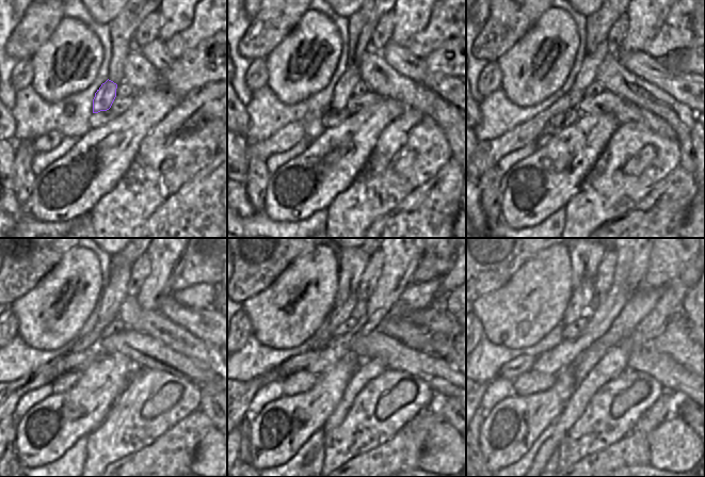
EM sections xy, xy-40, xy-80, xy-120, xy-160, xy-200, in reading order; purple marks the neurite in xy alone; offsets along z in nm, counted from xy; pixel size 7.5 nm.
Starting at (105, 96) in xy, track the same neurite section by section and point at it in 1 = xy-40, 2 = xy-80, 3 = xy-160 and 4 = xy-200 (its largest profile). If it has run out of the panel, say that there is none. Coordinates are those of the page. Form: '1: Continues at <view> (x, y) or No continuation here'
1: Continues at xy-40 (343, 91)
2: Continues at xy-80 (587, 75)
3: Continues at xy-160 (339, 314)
4: Continues at xy-200 (578, 304).

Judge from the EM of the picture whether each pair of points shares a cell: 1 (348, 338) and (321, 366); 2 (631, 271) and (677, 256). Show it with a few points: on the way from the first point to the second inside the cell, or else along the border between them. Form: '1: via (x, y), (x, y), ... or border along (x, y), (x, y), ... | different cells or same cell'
1: via (341, 345), (326, 360) | same cell
2: border along (652, 249), (640, 289) | different cells

